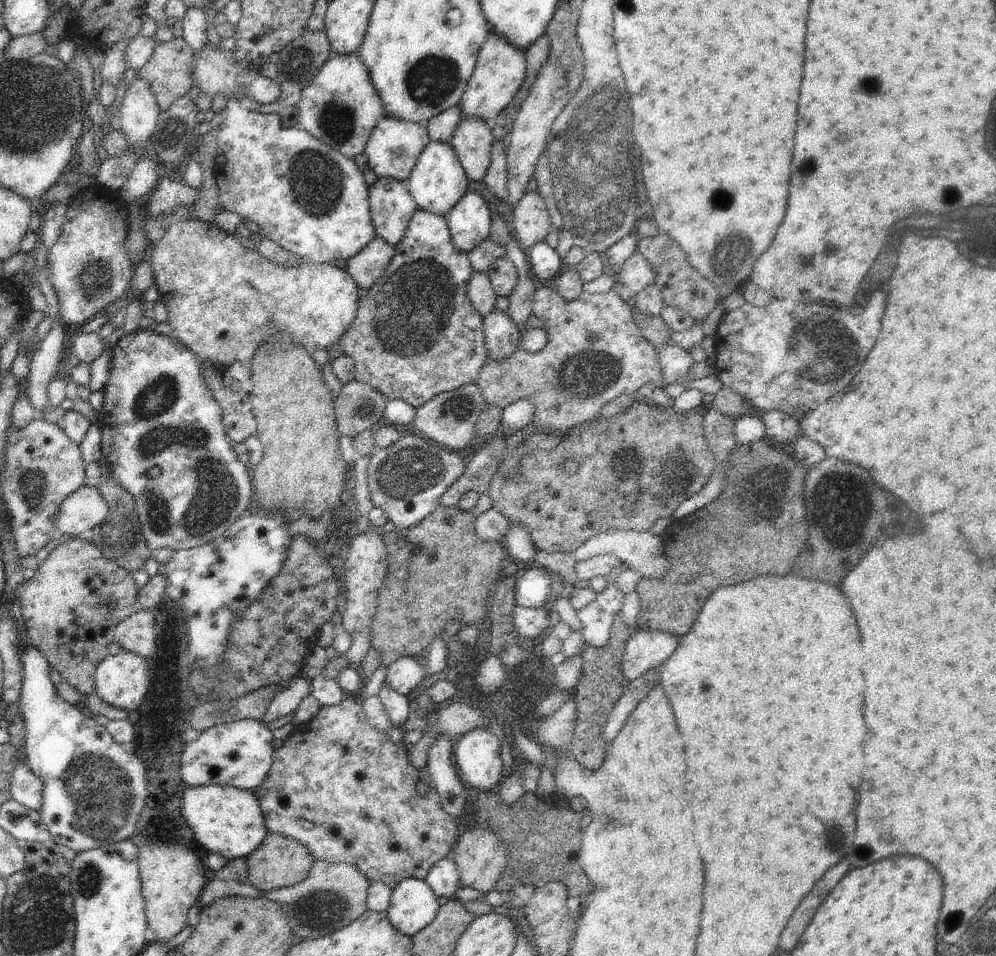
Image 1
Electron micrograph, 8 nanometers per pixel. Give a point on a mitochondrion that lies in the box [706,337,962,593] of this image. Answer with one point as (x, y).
(764, 486)

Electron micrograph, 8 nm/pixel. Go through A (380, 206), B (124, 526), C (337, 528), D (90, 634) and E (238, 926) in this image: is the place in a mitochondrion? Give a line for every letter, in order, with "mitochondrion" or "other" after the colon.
A: other
B: mitochondrion
C: other
D: other
E: other

